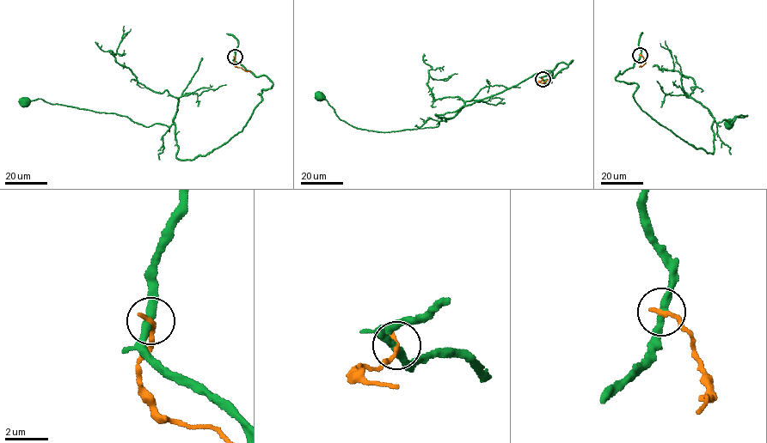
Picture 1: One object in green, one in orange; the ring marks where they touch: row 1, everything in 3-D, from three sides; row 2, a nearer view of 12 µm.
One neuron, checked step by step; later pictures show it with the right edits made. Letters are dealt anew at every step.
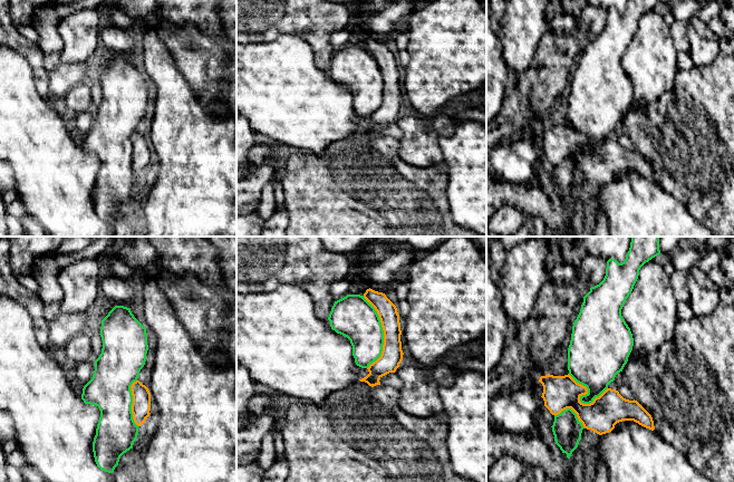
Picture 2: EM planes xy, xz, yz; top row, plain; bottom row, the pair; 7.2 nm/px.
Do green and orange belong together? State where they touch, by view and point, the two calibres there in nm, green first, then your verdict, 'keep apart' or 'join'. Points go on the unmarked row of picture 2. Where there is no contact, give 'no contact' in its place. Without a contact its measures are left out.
contact xz (383, 83); calibres 300 and 160 nm; keep apart

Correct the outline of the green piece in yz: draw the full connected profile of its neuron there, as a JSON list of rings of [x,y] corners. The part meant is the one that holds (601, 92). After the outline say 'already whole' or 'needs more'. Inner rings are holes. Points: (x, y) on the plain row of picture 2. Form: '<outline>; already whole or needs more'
[[[629,0],[621,13],[609,9],[603,30],[583,47],[568,98],[569,125],[588,139],[581,153],[599,147],[627,114],[634,88],[621,59],[640,18],[659,4],[660,0]]]; already whole

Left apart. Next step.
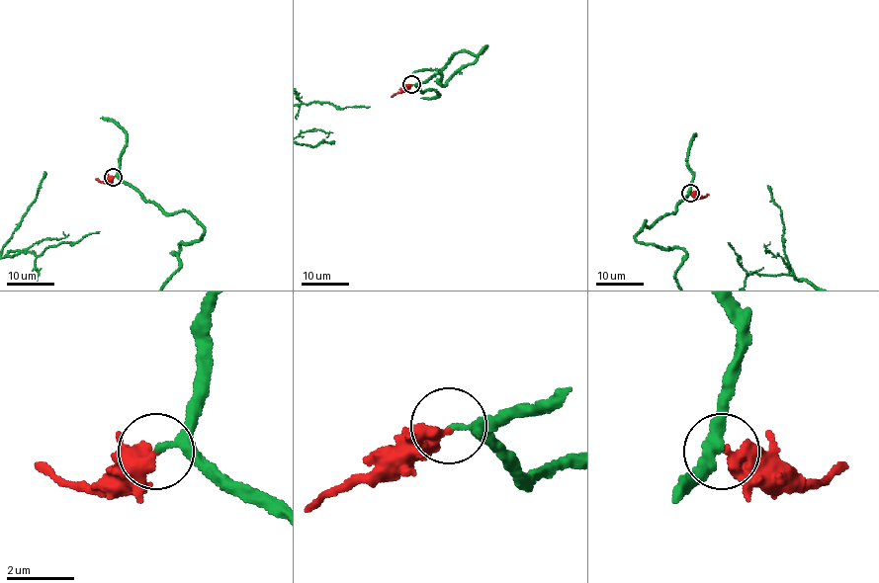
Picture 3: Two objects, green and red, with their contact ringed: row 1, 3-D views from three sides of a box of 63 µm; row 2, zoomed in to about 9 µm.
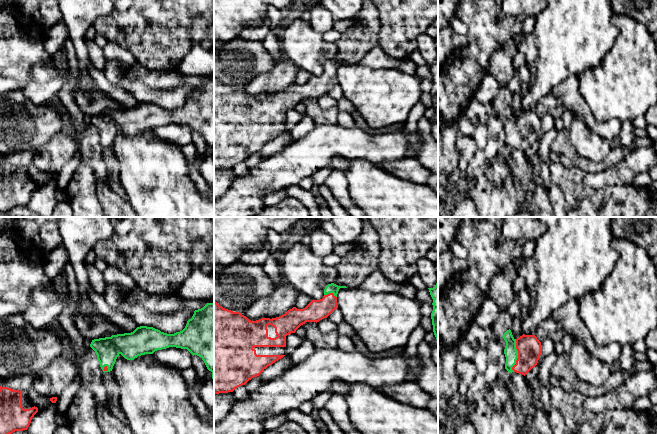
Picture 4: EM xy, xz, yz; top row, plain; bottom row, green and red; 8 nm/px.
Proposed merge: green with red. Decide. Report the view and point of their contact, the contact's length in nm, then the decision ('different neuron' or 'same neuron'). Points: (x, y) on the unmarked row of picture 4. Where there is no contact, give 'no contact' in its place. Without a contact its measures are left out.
yz (517, 131) | 260 nm | same neuron

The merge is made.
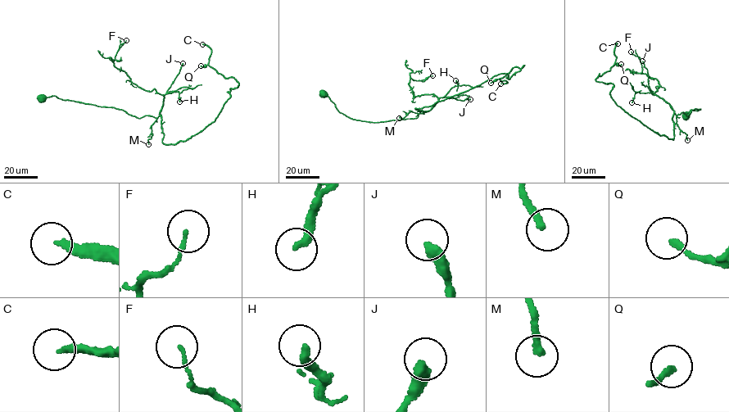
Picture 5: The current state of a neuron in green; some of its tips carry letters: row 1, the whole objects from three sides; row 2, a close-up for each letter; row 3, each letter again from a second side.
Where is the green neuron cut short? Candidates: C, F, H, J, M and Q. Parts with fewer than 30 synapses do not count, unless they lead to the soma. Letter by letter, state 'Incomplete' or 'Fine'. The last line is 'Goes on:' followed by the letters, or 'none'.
C: Incomplete
F: Fine
H: Fine
J: Fine
M: Fine
Q: Incomplete
Goes on: C, Q

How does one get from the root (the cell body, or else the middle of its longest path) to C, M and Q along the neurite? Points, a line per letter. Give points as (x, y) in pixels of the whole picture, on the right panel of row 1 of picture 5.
C: (685, 115), (700, 109), (674, 112), (672, 139), (616, 104), (613, 85), (595, 79), (613, 65), (618, 43)
M: (685, 115), (691, 110), (700, 109), (692, 110), (687, 115), (681, 112), (676, 117), (676, 125), (687, 140)
Q: (685, 115), (700, 109), (674, 112), (672, 139), (622, 109), (609, 93), (613, 85), (595, 79), (621, 64)

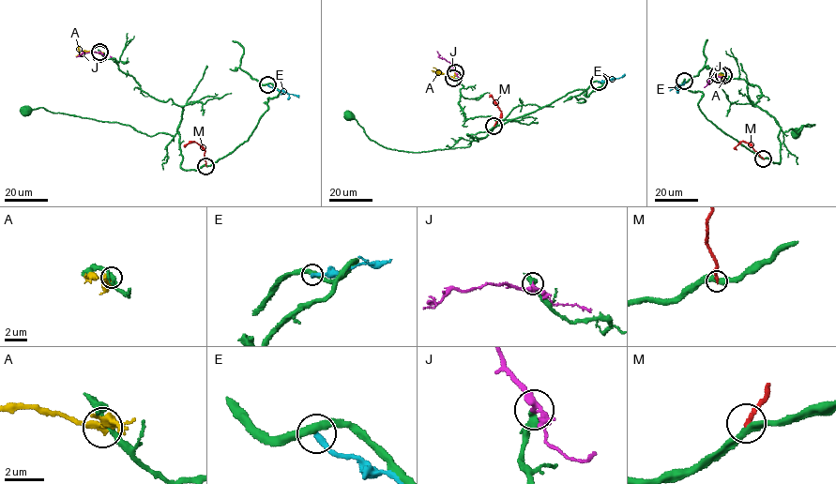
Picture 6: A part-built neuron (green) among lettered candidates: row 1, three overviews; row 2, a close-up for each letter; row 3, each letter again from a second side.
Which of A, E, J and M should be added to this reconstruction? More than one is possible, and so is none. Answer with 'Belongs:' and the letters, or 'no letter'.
Belongs: J

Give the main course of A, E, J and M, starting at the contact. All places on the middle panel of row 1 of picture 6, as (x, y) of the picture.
A: (453, 78), (436, 71), (439, 69)
E: (598, 82), (618, 78), (624, 73)
J: (455, 72), (436, 51)
M: (494, 126), (501, 117), (501, 112), (490, 95)

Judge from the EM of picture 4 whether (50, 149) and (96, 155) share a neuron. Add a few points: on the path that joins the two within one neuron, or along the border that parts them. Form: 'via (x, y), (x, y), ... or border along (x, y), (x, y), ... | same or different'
border along (75, 141), (77, 147) | different

